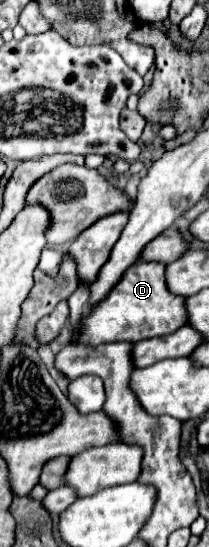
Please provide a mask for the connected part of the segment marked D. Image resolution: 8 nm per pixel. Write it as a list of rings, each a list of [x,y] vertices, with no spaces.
[[[138,262],[128,268],[116,288],[112,288],[112,292],[84,318],[78,340],[92,346],[111,342],[134,344],[138,340],[172,334],[184,324],[188,324],[188,314],[184,312],[184,298],[168,292],[164,272],[166,264],[160,262]]]

